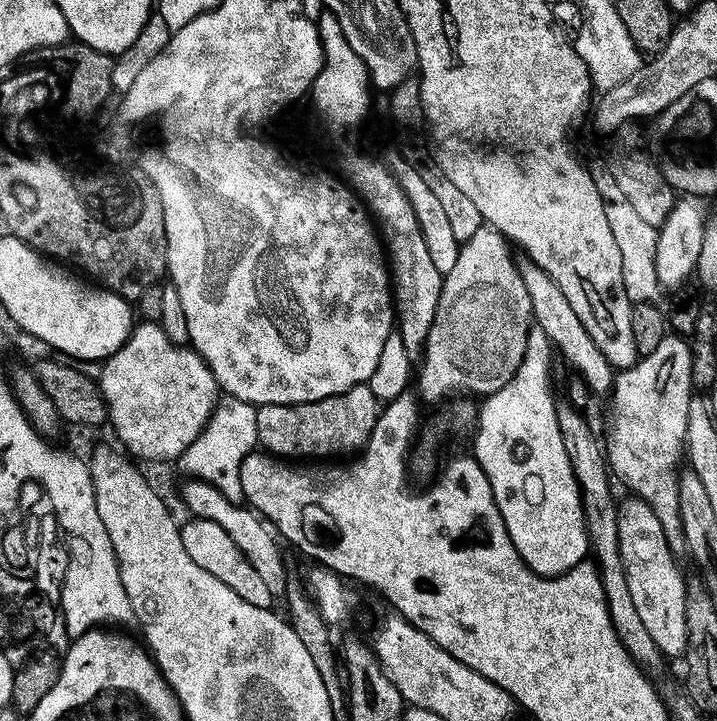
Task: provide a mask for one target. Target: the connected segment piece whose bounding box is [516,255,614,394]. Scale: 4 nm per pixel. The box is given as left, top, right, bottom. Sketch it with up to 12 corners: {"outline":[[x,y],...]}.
{"outline":[[516,260],[533,321],[592,394],[611,393],[613,366],[558,282]]}

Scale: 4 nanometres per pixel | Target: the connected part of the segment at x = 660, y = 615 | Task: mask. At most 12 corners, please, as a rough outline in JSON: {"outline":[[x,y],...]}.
{"outline":[[621,499],[626,586],[654,646],[687,650],[686,576],[646,502]]}

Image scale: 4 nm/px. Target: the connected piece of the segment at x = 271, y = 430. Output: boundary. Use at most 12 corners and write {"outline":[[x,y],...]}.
{"outline":[[367,384],[314,402],[262,404],[258,444],[300,462],[368,443]]}

